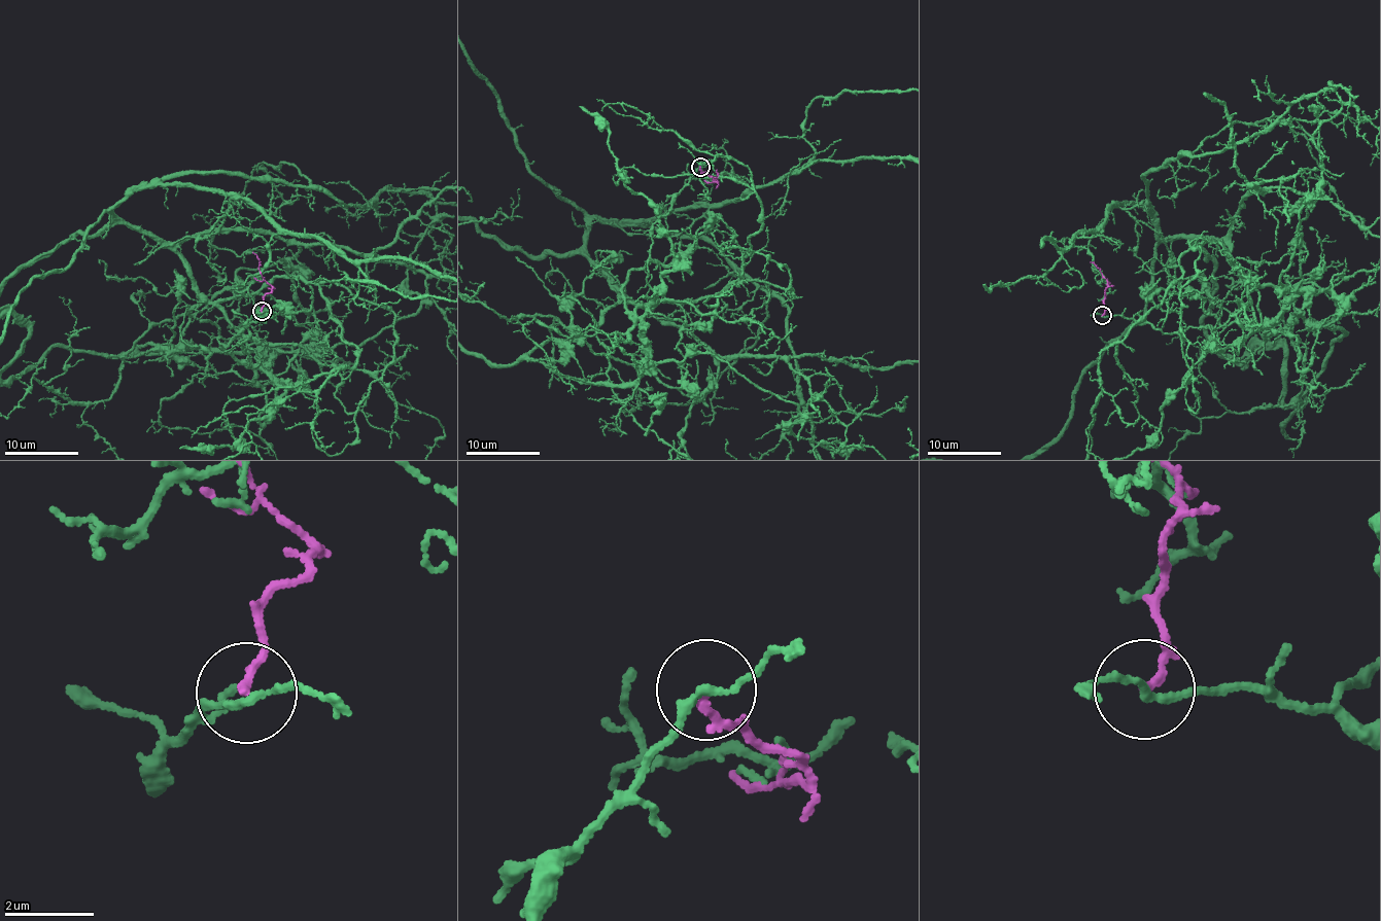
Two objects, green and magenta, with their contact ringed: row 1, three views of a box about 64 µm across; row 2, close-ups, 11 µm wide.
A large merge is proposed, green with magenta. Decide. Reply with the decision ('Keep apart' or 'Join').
Keep apart

